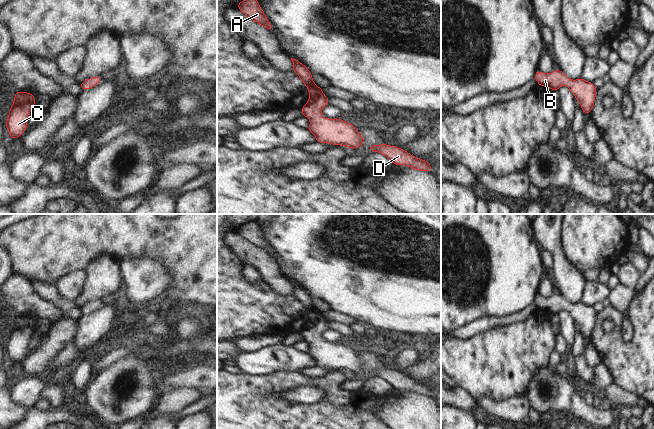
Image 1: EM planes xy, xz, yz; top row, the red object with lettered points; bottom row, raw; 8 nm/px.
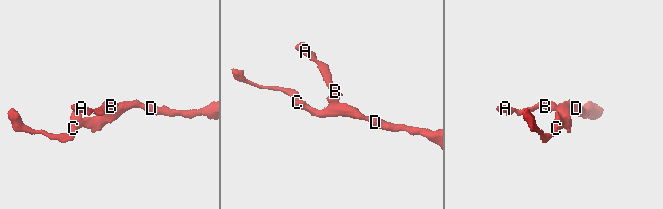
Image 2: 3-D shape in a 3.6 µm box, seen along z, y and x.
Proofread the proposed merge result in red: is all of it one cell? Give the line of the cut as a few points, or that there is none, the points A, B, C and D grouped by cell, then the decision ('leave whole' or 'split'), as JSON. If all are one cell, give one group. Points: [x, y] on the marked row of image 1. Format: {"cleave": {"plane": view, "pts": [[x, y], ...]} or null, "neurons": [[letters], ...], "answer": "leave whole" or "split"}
{"cleave": null, "neurons": [["A", "B", "C", "D"]], "answer": "leave whole"}

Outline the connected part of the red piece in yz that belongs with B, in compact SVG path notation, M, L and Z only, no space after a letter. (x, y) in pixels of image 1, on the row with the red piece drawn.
M540 70L535 73L534 79L539 86L557 90L567 85L581 105L584 114L590 114L595 102L597 88L593 82L587 82L582 77L577 80L569 79L561 70L553 70L550 74L544 74Z

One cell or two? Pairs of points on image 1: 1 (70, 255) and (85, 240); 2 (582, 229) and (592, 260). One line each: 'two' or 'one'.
1: one
2: one

